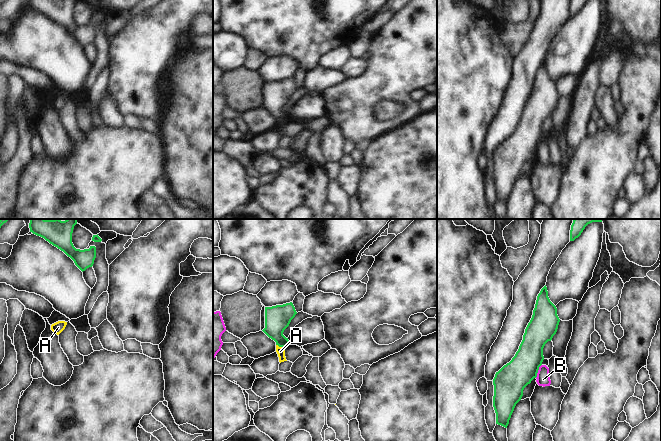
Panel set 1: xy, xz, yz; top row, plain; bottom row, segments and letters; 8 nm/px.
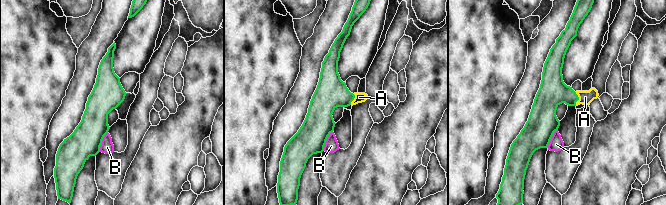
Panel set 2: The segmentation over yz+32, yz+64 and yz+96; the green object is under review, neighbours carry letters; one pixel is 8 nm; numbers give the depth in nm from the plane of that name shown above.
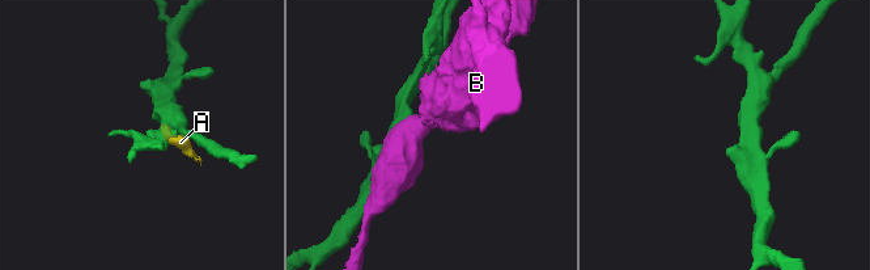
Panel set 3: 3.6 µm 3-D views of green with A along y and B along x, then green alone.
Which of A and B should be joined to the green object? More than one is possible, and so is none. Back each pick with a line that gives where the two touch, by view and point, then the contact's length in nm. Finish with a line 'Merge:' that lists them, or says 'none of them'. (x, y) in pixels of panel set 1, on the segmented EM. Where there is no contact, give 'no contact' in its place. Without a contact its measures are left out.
A: meets green in xz at (281, 346); contact 80 nm long
Merge: A

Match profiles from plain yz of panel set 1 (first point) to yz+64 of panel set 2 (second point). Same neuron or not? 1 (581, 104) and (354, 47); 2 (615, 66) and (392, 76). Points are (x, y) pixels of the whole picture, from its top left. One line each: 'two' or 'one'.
1: two
2: two

